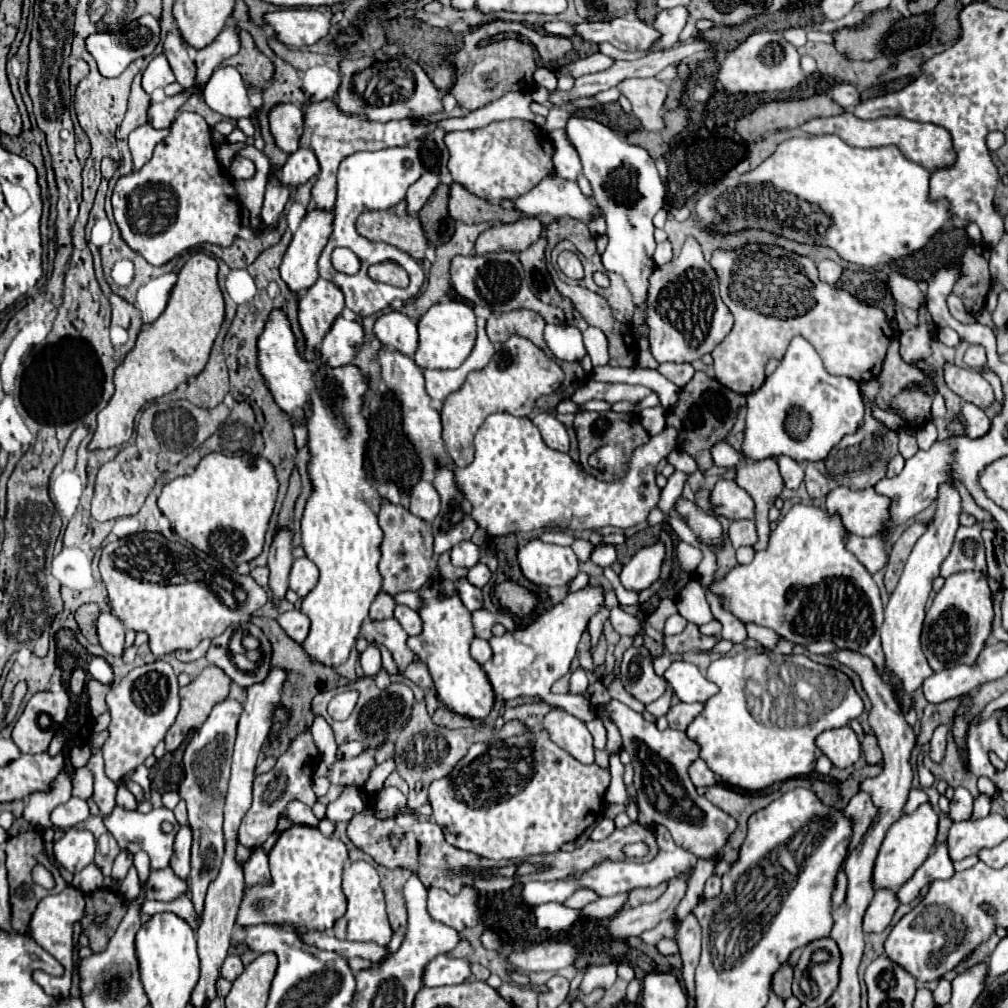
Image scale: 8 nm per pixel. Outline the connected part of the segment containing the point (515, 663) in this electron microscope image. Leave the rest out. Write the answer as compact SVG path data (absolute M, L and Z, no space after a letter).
M588 584L578 592L570 592L560 604L540 614L526 628L520 628L512 634L506 632L504 636L492 636L490 646L494 650L494 656L482 668L486 672L488 682L492 684L496 700L512 700L518 696L540 696L548 704L564 708L566 712L574 714L584 722L596 718L596 712L592 708L590 710L584 708L584 700L566 700L566 696L552 694L550 688L558 678L568 674L582 632L586 630L590 618L602 608L602 602L604 602L602 586Z

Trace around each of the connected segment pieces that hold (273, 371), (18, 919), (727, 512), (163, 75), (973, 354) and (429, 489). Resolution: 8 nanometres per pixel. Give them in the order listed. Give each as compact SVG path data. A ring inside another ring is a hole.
M274 310L274 312L272 312L272 316L270 316L270 320L268 320L268 324L266 324L264 332L262 332L262 336L258 338L258 350L260 350L260 352L258 352L258 368L260 368L262 376L266 378L266 384L270 386L270 390L272 390L272 394L274 394L274 400L278 402L278 406L280 406L282 410L286 410L286 412L292 416L294 422L300 422L300 420L302 420L304 404L306 404L306 400L312 400L312 416L310 416L310 420L308 420L308 446L310 446L312 458L310 458L308 470L310 470L310 480L312 480L312 484L314 484L314 492L310 494L310 498L308 498L308 502L306 502L306 510L304 510L304 518L302 518L302 548L304 548L306 556L318 566L318 570L320 570L320 580L318 580L318 584L312 588L312 592L302 600L302 606L300 606L300 612L304 612L304 614L310 618L310 632L308 632L306 640L302 642L302 648L304 648L304 652L310 656L312 662L322 662L324 666L340 666L340 664L344 664L344 662L348 660L348 656L350 656L350 652L352 652L352 648L354 648L354 644L356 644L356 638L358 638L358 634L360 634L360 626L362 626L362 622L368 618L368 608L370 608L370 604L374 602L374 598L378 596L380 586L382 586L382 578L380 578L380 574L378 574L378 558L380 558L378 546L380 546L380 540L382 540L382 530L380 530L378 520L376 520L378 506L380 506L380 500L382 500L382 498L380 498L380 494L376 492L374 484L368 480L366 472L362 470L364 448L366 448L366 444L368 444L368 422L366 422L366 418L364 418L362 412L360 412L360 408L362 408L362 394L364 394L366 388L368 388L368 386L366 386L366 378L360 374L360 370L358 370L356 366L350 366L350 364L348 364L348 366L340 366L340 368L336 368L336 370L330 370L330 368L326 368L326 366L322 366L322 364L318 362L318 354L310 354L308 360L306 360L306 358L300 358L298 352L296 352L296 340L294 340L294 336L292 336L290 322L288 322L288 318L286 318L286 314L284 314L282 310Z
M28 830L28 832L22 832L14 838L8 838L6 840L6 868L8 868L8 882L10 882L10 904L12 904L12 928L20 934L26 934L28 932L28 922L30 922L30 916L34 912L34 906L48 894L58 894L60 890L64 890L66 882L62 880L62 876L58 874L54 862L50 860L48 864L48 858L44 854L44 840L42 840L42 834L38 830ZM36 864L42 864L46 866L52 874L54 874L54 880L56 880L56 886L52 890L46 890L42 886L38 886L34 880L32 880L32 868Z
M718 480L710 492L710 504L714 506L716 516L724 516L728 520L754 518L752 498L734 480Z
M160 54L144 70L144 74L142 74L142 88L144 88L146 94L152 94L156 88L164 88L170 82L174 82L174 74L172 74L166 58Z
M970 346L964 354L964 362L970 366L970 368L982 368L986 366L986 352L982 346Z
M420 480L412 492L410 492L410 508L408 508L414 516L432 522L440 510L440 498L438 492L434 490L434 486L426 480Z

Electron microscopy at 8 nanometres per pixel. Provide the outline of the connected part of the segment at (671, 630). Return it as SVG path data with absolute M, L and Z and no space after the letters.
M674 614L666 620L666 628L664 628L664 634L666 636L672 636L672 634L680 634L686 626L686 620L680 616L680 614Z

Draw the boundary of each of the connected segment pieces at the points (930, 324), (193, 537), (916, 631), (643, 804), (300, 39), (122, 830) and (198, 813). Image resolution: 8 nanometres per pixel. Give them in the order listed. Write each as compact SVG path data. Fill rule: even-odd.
M926 304L918 308L918 324L900 334L900 356L906 364L916 364L932 354L932 340L938 326L932 320Z
M210 452L200 460L200 464L192 474L178 476L162 488L162 494L158 496L158 508L172 522L180 538L190 542L194 548L202 550L216 562L224 564L226 568L236 570L238 564L250 562L262 552L264 534L274 510L276 494L278 494L278 482L274 476L274 468L268 460L252 454L224 456L220 452Z
M952 484L940 486L938 492L938 510L936 516L930 520L930 526L926 530L924 536L918 538L910 558L906 560L904 572L900 576L898 586L894 588L890 602L884 610L884 624L882 624L882 648L886 654L886 672L896 676L900 680L900 684L896 686L896 690L900 692L900 704L906 706L906 722L910 726L916 724L916 710L914 710L914 694L916 690L922 686L922 682L932 674L932 668L928 666L928 660L922 652L922 642L920 642L920 634L922 634L922 624L924 624L924 612L926 612L926 602L928 596L932 592L932 582L934 578L940 574L940 564L946 558L946 554L952 548L954 542L954 534L958 530L958 514L960 514L960 496L954 490Z
M610 700L606 706L608 716L622 734L622 748L630 754L634 766L634 788L638 792L638 824L662 824L670 830L674 842L700 858L714 858L724 846L726 838L736 830L736 820L710 804L704 796L698 796L688 776L688 766L698 758L698 744L684 732L664 730L660 732L654 722L642 718L642 714L630 710L618 700Z
M284 8L264 14L266 26L274 30L274 38L290 48L302 48L326 36L330 20L314 8Z
M114 806L114 810L104 816L104 826L108 828L108 832L112 832L112 836L116 838L120 848L128 848L128 842L138 842L138 848L148 852L152 868L166 868L170 862L170 854L172 854L172 842L174 842L174 834L180 828L172 810L168 808L160 808L160 810L150 810L148 814L140 814L134 810L126 810L122 806ZM162 822L170 822L174 828L172 832L162 832Z
M226 698L224 702L216 704L212 714L208 716L208 720L190 738L184 758L182 758L184 780L180 784L178 794L188 806L188 824L194 834L192 872L188 876L188 884L190 884L190 896L194 902L194 910L198 910L198 916L202 914L206 888L218 876L222 854L224 854L222 810L224 810L224 798L226 798L226 790L228 790L230 758L232 758L232 746L234 746L234 738L236 738L236 724L238 724L240 712L242 712L242 706L236 700Z

